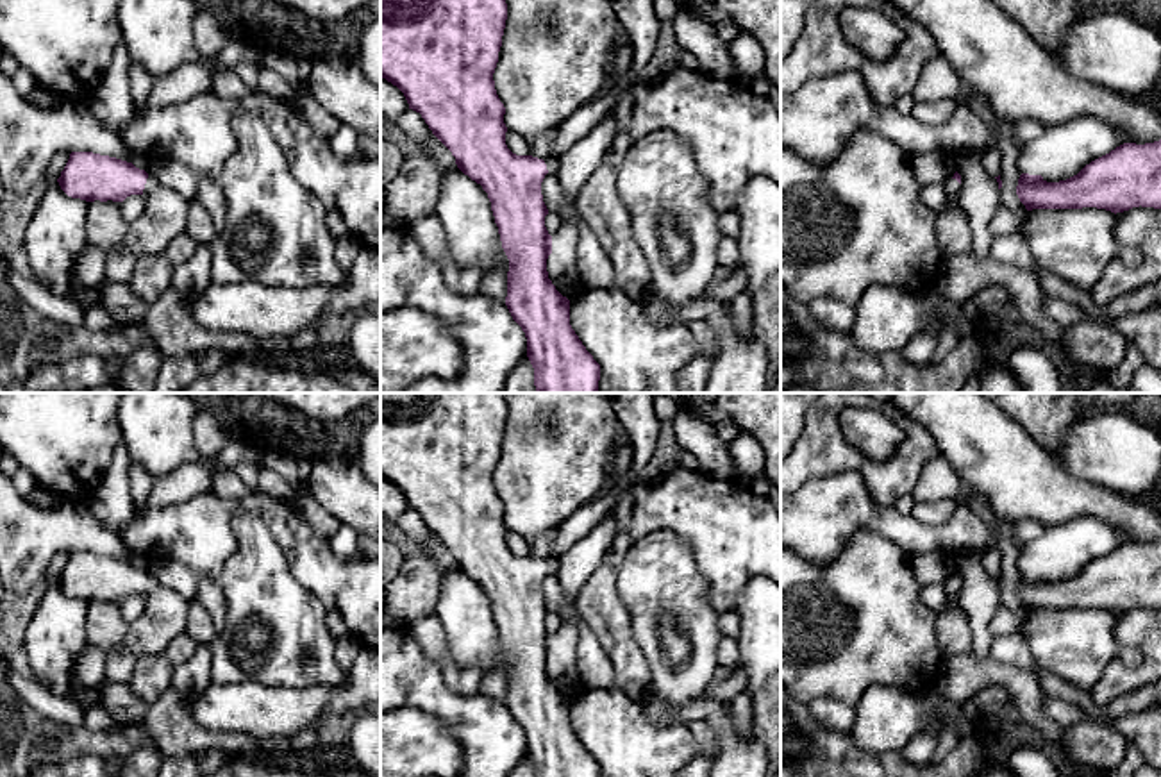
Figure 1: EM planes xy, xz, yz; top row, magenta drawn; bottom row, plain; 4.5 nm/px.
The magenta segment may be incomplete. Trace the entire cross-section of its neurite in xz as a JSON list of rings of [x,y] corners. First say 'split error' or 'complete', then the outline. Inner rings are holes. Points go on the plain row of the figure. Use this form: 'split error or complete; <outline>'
split error; [[[380,393],[380,479],[404,493],[409,509],[420,513],[432,534],[452,552],[457,568],[488,593],[502,648],[509,659],[505,706],[525,732],[534,777],[600,777],[600,764],[570,725],[570,700],[555,689],[547,672],[552,636],[545,627],[548,609],[541,582],[547,573],[557,573],[559,559],[516,556],[505,545],[505,507],[493,480],[505,420],[504,393]]]

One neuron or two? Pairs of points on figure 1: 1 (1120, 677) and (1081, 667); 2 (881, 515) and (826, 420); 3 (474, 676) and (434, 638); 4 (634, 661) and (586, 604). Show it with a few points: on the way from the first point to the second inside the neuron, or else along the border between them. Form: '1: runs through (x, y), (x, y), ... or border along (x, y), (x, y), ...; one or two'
1: border along (1119, 660), (1106, 668), (1090, 692); two
2: border along (815, 476), (856, 470), (868, 493), (881, 506); two
3: runs through (461, 676), (438, 651); one
4: runs through (622, 647), (615, 633), (601, 618); one

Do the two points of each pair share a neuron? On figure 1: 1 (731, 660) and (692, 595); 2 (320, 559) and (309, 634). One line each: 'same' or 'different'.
1: different
2: different

